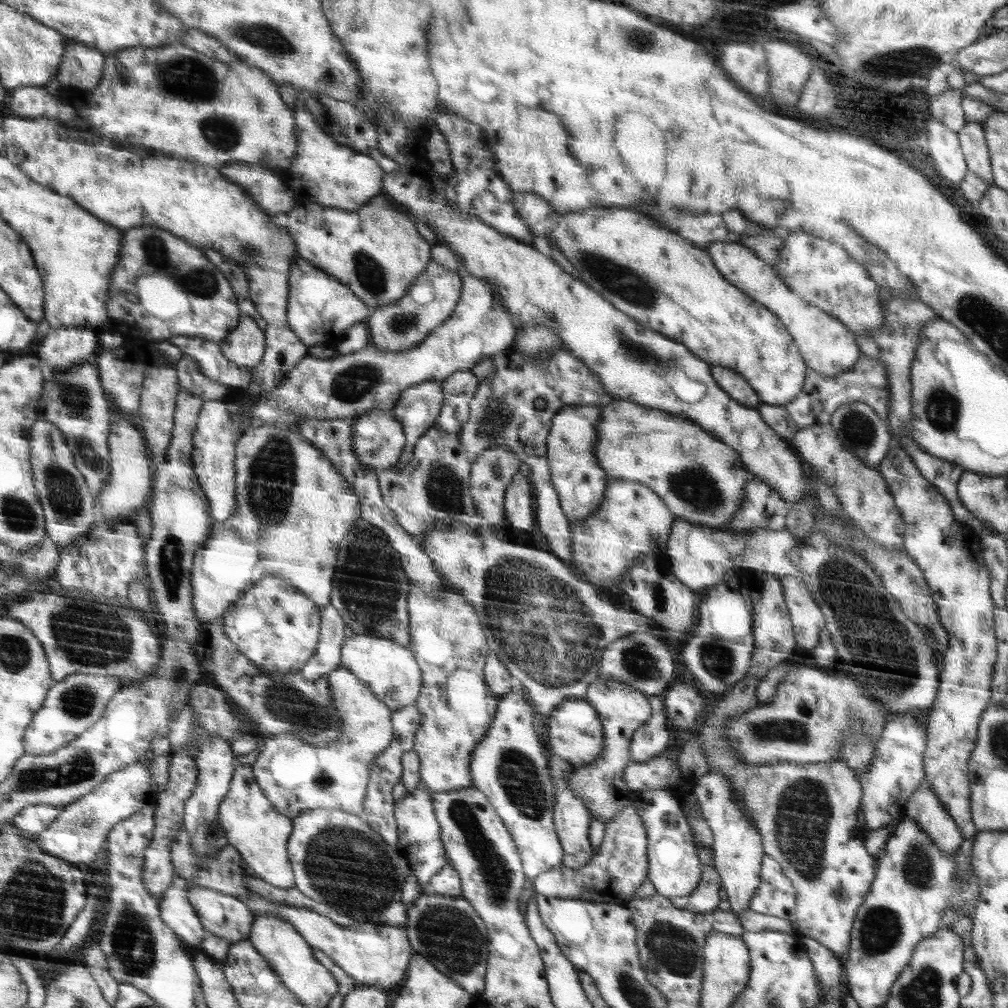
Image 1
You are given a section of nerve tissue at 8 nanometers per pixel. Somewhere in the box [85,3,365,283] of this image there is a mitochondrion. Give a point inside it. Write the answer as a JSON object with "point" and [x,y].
{"point":[185,77]}

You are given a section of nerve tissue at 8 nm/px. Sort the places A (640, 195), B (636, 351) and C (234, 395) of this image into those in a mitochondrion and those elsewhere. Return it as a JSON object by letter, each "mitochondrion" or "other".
{"A":"other","B":"mitochondrion","C":"other"}

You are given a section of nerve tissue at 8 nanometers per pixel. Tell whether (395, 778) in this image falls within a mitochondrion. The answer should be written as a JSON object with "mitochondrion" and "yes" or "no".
{"mitochondrion":"no"}

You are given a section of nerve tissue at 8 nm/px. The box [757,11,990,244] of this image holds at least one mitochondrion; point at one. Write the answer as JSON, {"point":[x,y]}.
{"point":[896,65]}

